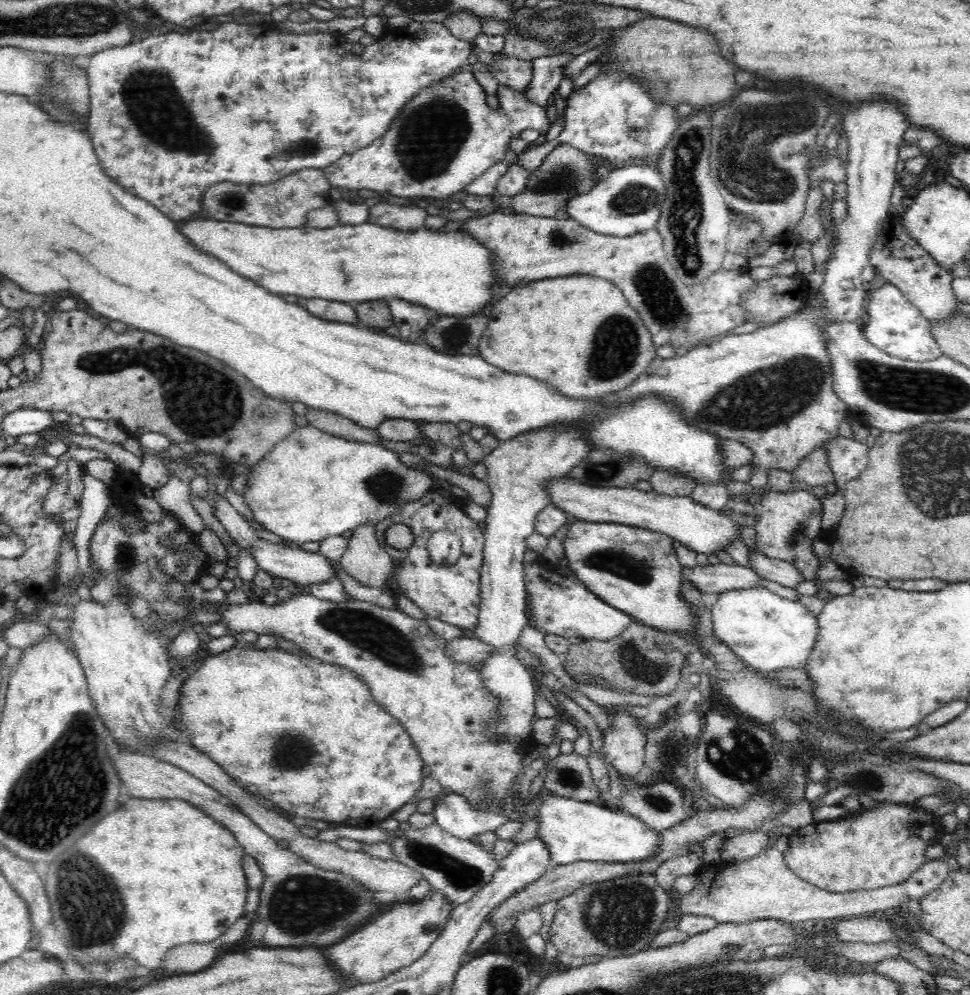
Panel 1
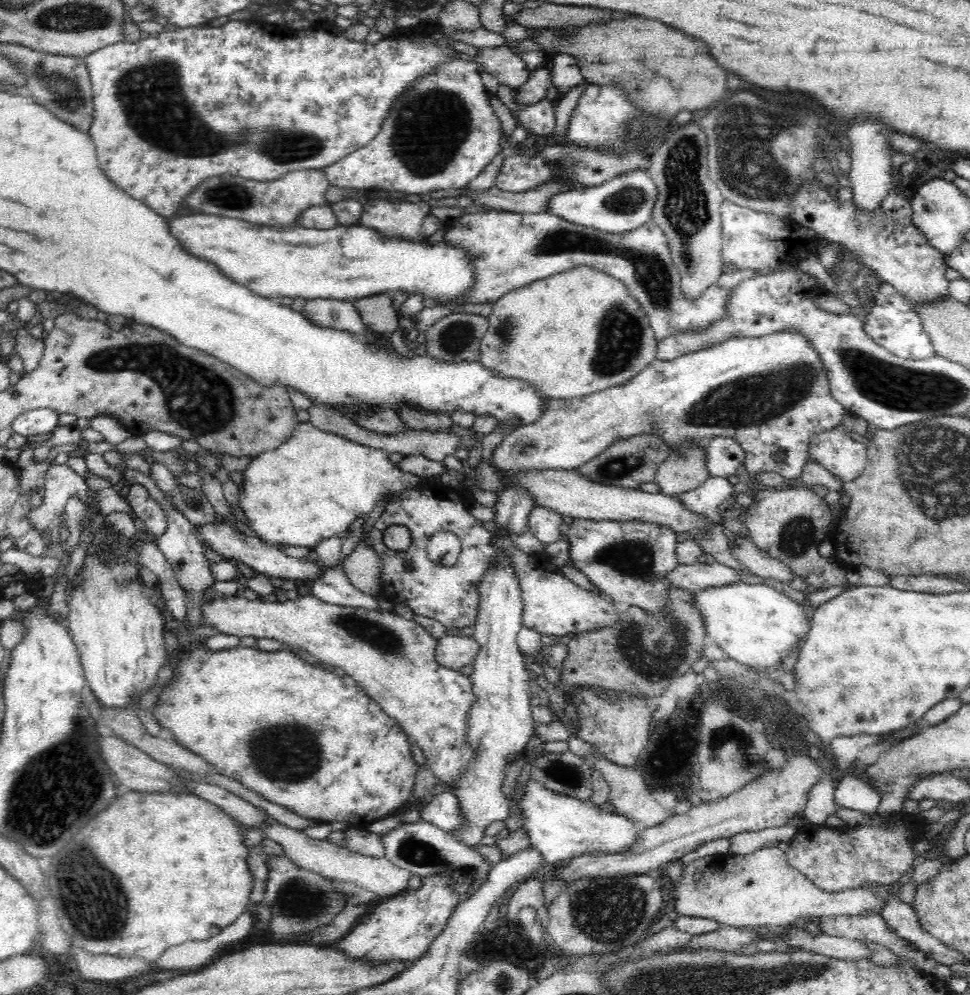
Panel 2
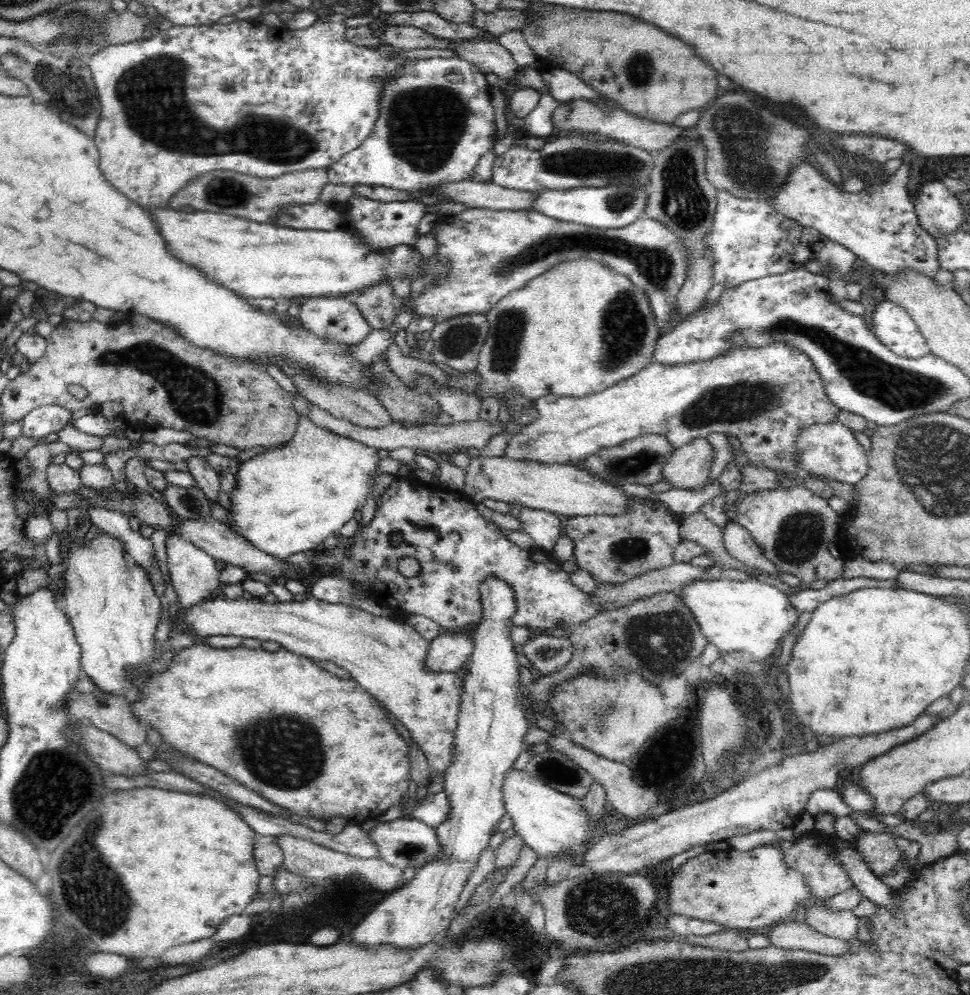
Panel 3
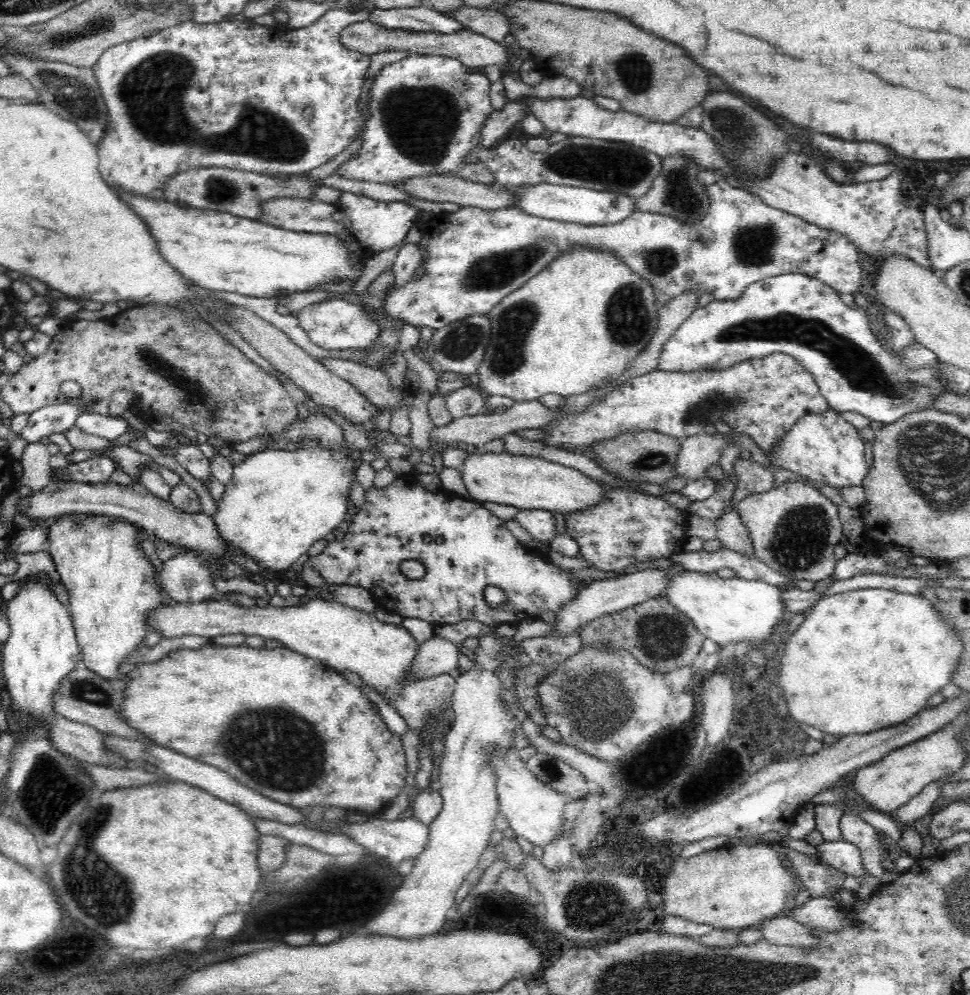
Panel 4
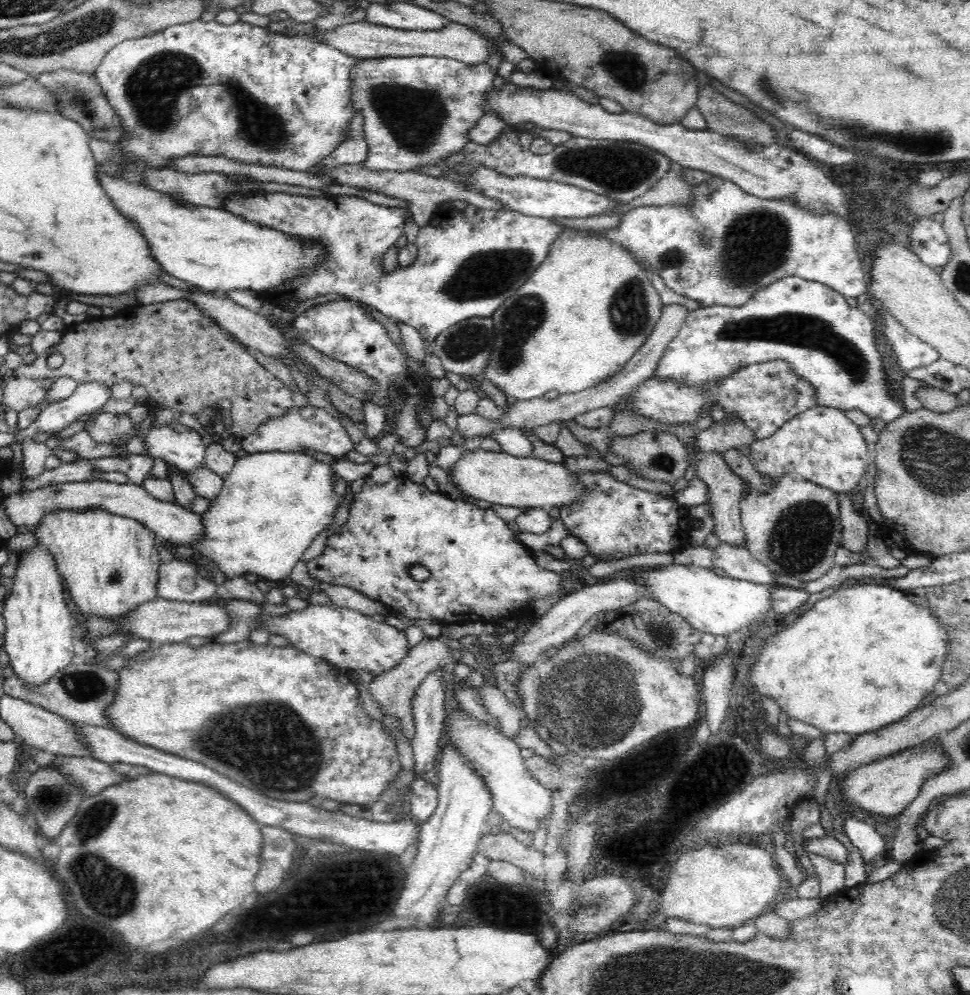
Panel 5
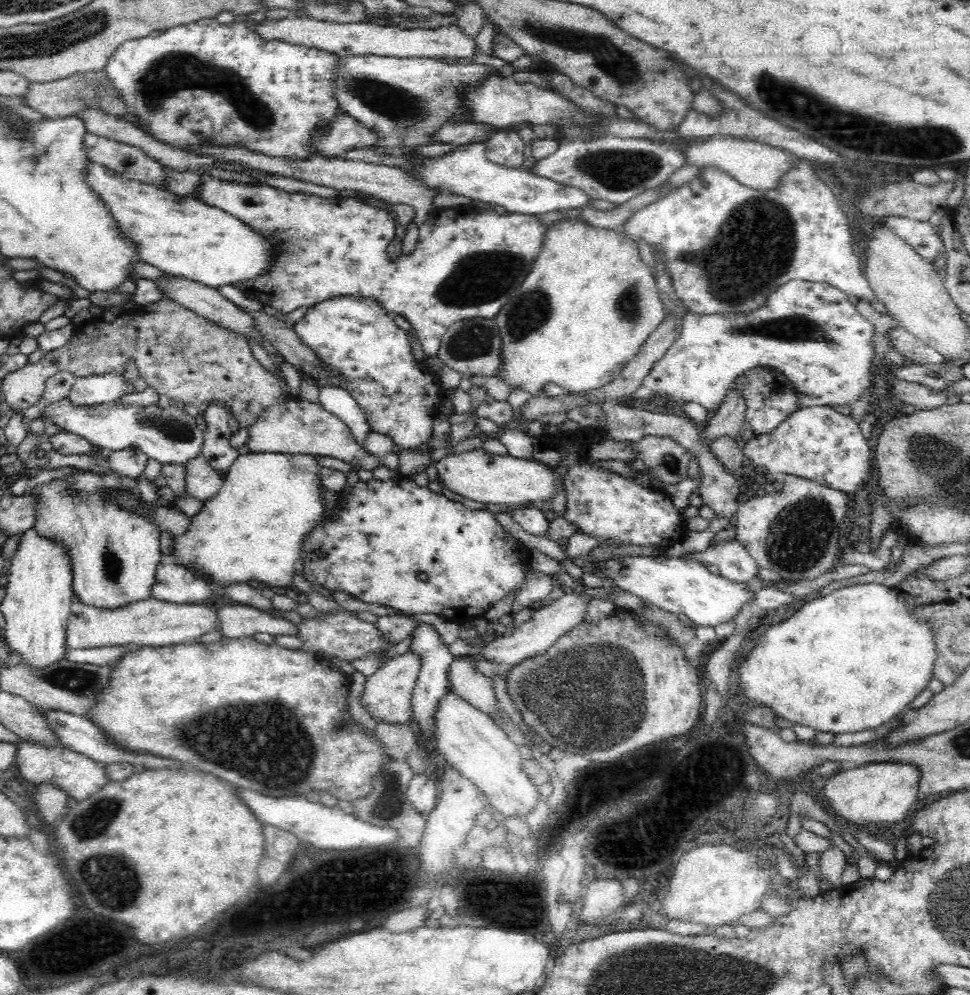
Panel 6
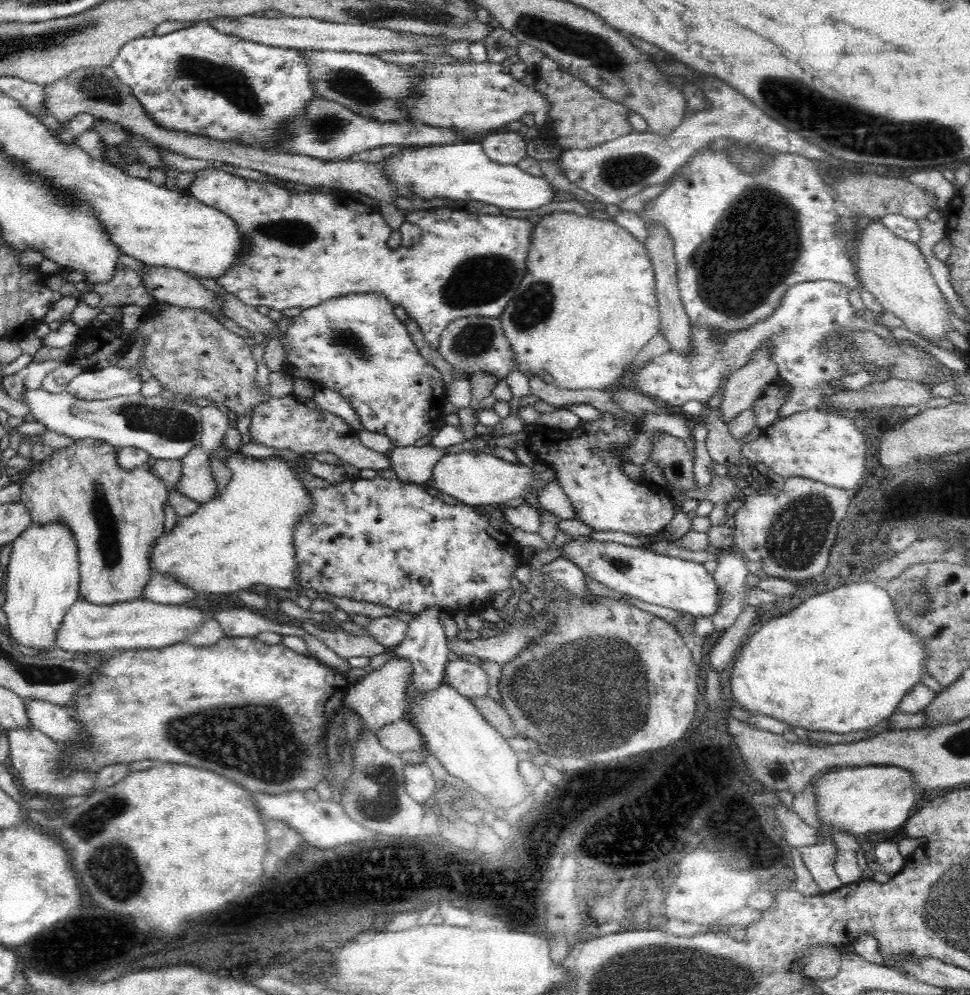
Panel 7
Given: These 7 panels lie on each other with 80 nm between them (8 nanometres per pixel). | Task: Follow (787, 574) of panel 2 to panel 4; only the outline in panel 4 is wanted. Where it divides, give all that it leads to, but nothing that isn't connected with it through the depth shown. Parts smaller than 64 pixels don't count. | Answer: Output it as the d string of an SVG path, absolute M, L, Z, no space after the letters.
M729 502L724 514L716 520L717 539L728 550L743 554L748 558L756 558L752 537L742 522L735 504Z

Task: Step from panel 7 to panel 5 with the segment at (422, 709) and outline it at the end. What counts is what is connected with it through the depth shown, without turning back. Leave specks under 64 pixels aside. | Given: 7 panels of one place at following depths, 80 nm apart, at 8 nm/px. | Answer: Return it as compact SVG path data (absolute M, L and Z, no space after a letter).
M461 708L452 711L447 721L448 741L460 751L460 755L468 761L468 765L484 778L488 791L494 798L494 810L504 816L504 820L534 835L552 812L552 790L538 783L532 773L528 772L525 760L520 755L521 748L514 740L510 740L500 729L492 728L487 722L474 722Z

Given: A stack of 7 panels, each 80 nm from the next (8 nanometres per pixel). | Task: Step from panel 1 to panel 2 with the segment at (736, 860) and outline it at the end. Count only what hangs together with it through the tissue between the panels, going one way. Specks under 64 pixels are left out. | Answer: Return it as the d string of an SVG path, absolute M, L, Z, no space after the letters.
M792 825L771 827L765 830L744 832L729 839L729 855L745 856L765 847L772 847L781 841L789 842L798 834L799 828Z

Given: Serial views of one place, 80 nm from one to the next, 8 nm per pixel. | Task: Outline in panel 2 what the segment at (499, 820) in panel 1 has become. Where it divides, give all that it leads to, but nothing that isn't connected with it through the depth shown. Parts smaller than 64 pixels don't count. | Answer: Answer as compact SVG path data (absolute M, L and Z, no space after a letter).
M443 791L434 795L431 801L420 811L420 815L422 820L450 833L464 826L458 797L452 791Z

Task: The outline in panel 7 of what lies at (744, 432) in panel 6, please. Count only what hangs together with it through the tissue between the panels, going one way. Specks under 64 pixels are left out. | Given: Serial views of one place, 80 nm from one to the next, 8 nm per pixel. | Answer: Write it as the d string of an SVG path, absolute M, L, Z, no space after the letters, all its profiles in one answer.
M765 345L751 357L748 365L728 379L724 398L719 406L724 423L750 410L752 403L762 394L762 390L778 376L778 365Z

